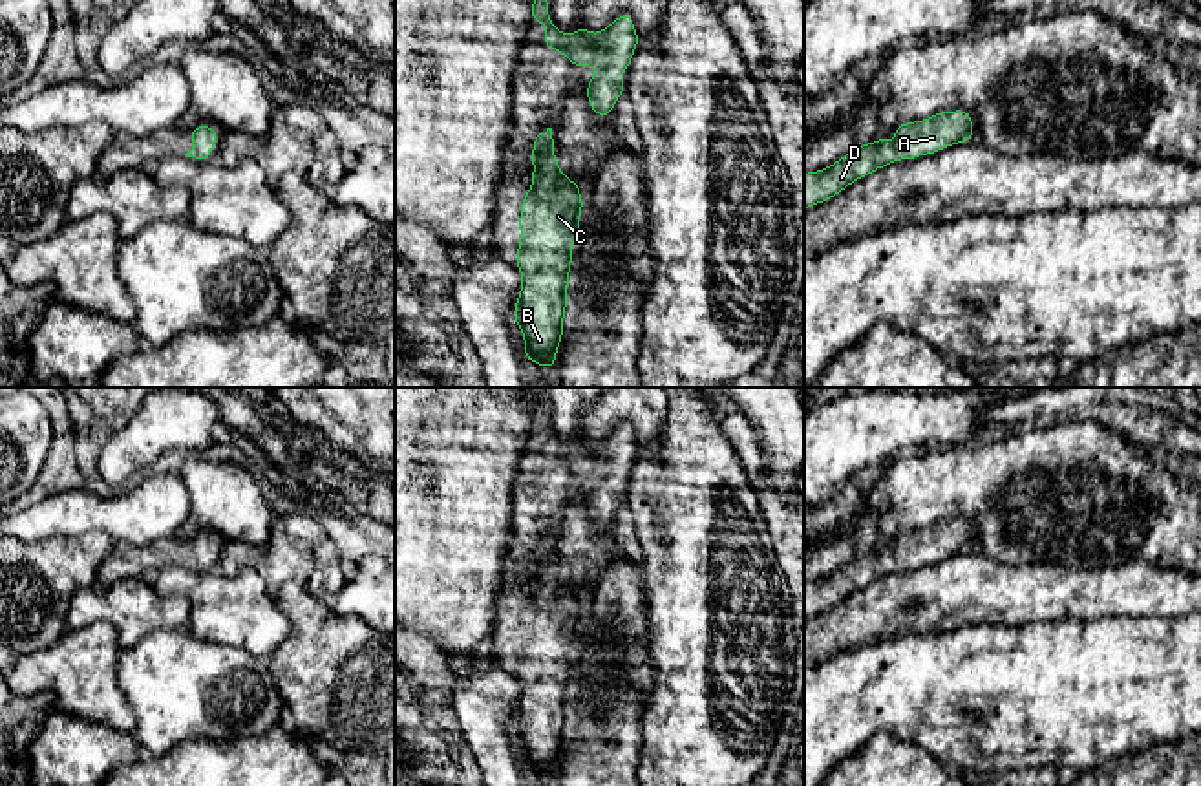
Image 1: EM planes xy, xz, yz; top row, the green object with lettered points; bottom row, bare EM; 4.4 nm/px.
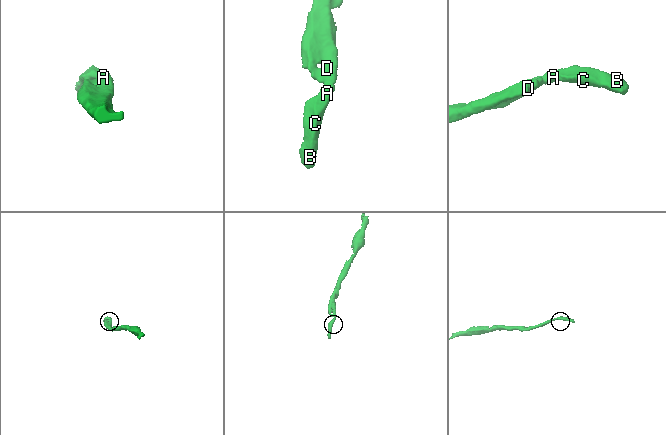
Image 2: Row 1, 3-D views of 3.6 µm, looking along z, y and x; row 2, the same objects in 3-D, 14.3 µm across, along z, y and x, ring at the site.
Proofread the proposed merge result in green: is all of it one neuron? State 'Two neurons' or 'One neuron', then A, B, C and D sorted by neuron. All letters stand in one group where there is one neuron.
One neuron. Groups: A B C D

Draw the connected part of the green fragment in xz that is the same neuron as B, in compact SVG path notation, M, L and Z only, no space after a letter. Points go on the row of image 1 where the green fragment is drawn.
M552 128L534 135L532 188L523 196L515 269L523 274L514 322L525 340L525 358L552 369L563 338L572 245L583 199L554 159Z

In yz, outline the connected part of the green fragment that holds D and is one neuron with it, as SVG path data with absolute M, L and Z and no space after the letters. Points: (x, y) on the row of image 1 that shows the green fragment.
M965 110L940 112L923 121L899 124L890 137L859 144L834 165L804 174L804 210L832 199L854 181L896 159L930 155L974 139L972 117Z

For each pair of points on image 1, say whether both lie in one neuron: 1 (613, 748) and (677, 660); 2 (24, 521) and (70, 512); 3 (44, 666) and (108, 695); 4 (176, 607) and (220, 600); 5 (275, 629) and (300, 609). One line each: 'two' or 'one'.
1: two
2: one
3: one
4: two
5: two

